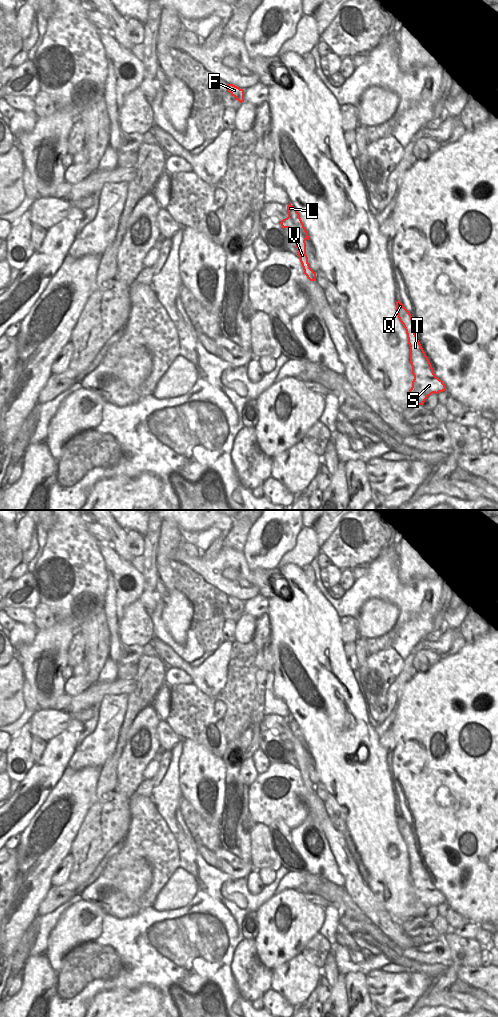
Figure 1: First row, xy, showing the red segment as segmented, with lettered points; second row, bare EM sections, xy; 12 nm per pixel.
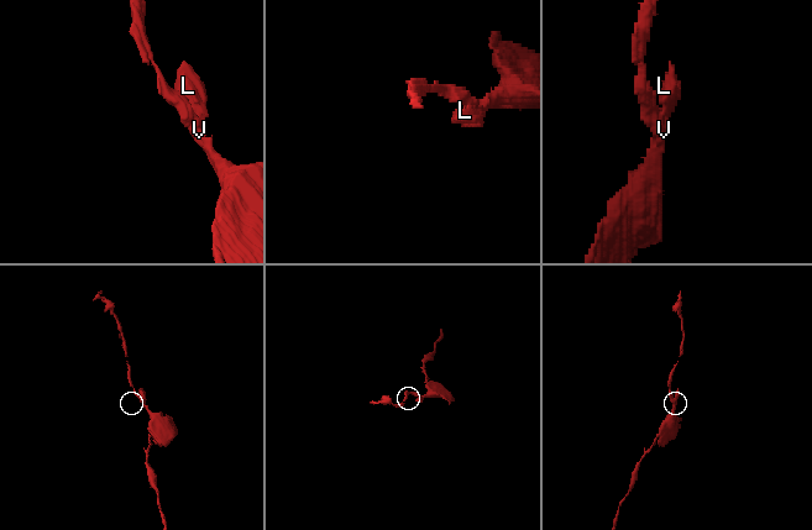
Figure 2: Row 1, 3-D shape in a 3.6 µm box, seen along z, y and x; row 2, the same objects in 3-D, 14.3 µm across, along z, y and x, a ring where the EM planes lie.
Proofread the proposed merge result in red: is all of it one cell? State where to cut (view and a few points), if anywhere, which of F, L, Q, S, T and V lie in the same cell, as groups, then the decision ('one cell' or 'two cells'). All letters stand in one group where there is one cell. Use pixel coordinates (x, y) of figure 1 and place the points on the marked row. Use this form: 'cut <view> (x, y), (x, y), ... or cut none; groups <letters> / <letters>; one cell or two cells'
cut xy (292, 230), (298, 228), (304, 241); groups F Q S T V / L; two cells

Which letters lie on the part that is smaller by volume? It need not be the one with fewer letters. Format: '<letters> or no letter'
L

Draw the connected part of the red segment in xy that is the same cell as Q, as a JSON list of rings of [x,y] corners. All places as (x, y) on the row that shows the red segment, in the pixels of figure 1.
[[[400,300],[396,302],[396,311],[406,330],[414,376],[412,387],[408,392],[408,403],[410,406],[423,405],[431,394],[446,391],[446,386],[442,380],[435,376],[432,365],[415,334],[412,316]]]

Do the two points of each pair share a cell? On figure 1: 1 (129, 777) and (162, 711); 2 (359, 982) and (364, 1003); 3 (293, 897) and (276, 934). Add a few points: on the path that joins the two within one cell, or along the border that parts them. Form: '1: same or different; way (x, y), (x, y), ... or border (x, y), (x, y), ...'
1: different; border (150, 705), (156, 716), (161, 720)
2: same; way (359, 987), (364, 998)
3: same; way (293, 909), (298, 915), (298, 919), (288, 932)

